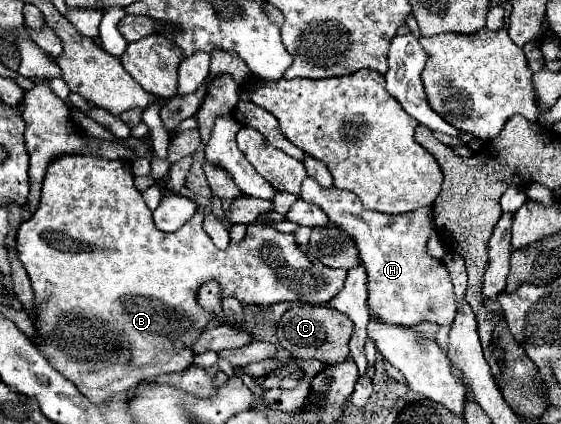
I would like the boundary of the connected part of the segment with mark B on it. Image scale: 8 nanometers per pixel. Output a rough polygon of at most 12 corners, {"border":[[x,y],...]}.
{"border":[[63,155],[17,231],[35,347],[93,403],[215,319],[323,305],[295,233],[163,233],[131,163]]}

